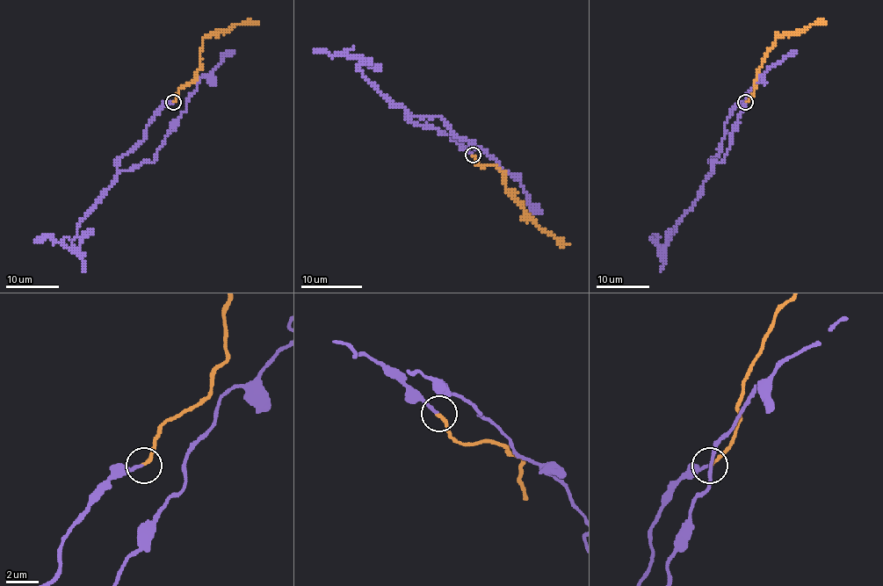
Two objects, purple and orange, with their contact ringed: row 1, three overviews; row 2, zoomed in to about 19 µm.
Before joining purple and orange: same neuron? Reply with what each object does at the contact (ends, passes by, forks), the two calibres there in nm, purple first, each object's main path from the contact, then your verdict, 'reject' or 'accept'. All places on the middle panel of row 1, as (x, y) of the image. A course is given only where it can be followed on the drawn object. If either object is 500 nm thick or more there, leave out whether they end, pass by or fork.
purple ends there; orange ends there; 190 nm thick on the purple side, 200 nm on the other; purple runs (471, 155), (445, 132), (410, 117), (441, 117), (456, 137), (481, 148), (521, 184), (527, 204), (541, 213); orange runs (473, 155), (481, 165), (495, 165), (503, 171), (508, 191), (517, 202), (543, 229), (568, 244); accept

